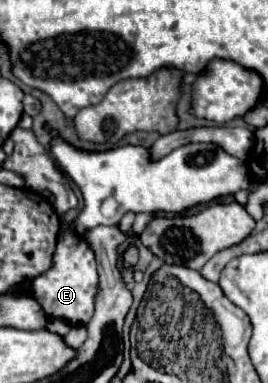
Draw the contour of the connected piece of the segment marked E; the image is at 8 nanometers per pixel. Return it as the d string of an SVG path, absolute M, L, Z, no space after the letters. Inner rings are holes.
M62 221L52 267L44 275L32 279L30 283L32 297L40 303L40 307L50 319L64 319L72 325L86 325L94 313L96 289L98 289L98 273L94 251L88 247L84 237L70 231L70 223Z

